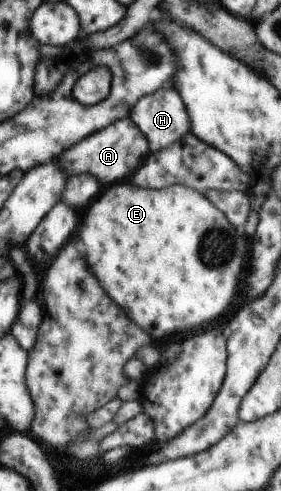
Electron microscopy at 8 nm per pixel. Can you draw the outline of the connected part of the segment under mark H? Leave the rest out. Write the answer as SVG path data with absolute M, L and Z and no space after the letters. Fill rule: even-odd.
M166 89L139 99L131 109L133 123L149 141L151 151L161 151L189 133L189 117L177 91Z

